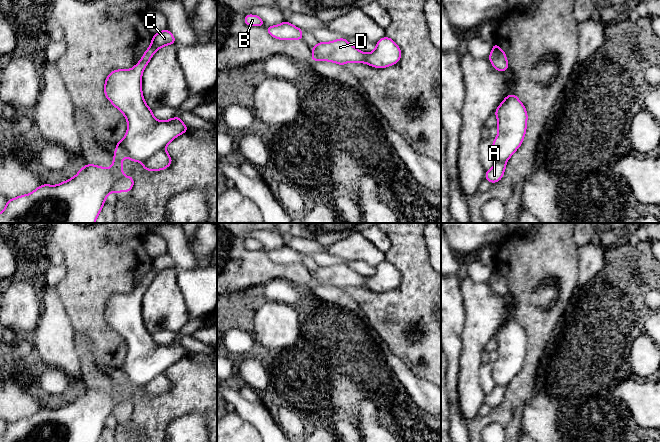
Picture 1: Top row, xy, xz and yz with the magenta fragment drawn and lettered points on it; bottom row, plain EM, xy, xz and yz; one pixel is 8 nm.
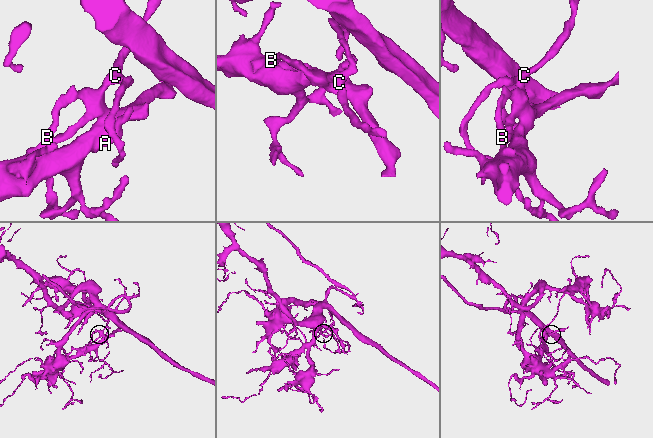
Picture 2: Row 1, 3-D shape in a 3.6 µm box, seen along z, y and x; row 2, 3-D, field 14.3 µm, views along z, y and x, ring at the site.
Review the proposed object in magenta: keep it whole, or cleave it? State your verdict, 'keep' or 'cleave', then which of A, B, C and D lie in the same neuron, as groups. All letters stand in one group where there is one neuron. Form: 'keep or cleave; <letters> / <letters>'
cleave; A / B C D

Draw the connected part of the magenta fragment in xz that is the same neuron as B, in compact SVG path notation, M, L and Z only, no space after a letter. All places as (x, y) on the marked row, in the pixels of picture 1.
M246 14L244 22L248 26L264 26L262 18L258 15Z

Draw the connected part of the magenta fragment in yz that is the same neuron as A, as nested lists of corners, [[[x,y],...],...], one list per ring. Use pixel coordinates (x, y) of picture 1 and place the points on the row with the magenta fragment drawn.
[[[495,161],[495,165],[485,172],[485,179],[492,184],[500,181],[506,169],[506,162]]]

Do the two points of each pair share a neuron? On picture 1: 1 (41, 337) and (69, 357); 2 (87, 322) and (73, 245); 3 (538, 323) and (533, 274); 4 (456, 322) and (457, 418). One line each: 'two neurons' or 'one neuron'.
1: one neuron
2: one neuron
3: one neuron
4: one neuron

